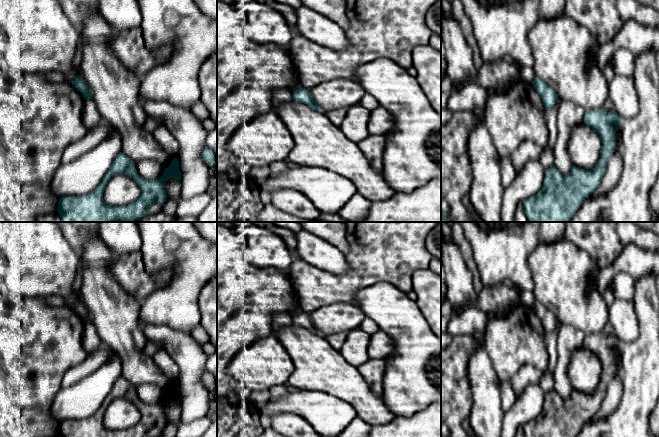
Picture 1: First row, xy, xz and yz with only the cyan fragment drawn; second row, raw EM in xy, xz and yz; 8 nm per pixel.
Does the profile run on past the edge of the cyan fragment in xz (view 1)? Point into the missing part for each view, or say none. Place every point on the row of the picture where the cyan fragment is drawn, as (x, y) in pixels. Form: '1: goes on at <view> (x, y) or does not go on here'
1: does not go on here

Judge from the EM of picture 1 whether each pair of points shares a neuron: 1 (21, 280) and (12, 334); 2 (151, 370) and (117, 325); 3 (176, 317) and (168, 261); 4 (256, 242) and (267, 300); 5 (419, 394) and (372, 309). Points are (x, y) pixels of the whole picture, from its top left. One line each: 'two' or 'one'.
1: two
2: one
3: one
4: two
5: one

